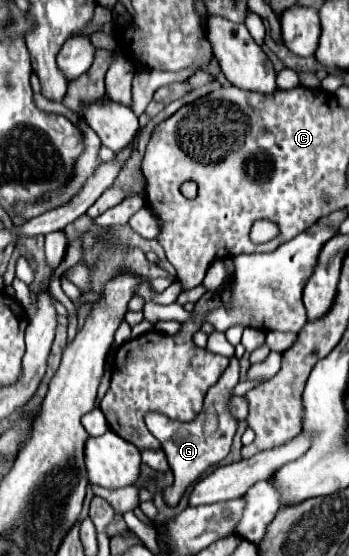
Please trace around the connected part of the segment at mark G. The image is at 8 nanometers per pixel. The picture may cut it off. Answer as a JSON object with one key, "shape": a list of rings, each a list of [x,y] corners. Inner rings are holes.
{"shape":[[[232,356],[230,358],[230,366],[224,370],[220,380],[208,390],[202,412],[188,424],[182,424],[182,422],[176,422],[176,420],[168,420],[166,416],[154,414],[154,412],[146,416],[146,426],[154,434],[154,438],[160,442],[160,446],[162,446],[166,458],[168,458],[168,464],[170,464],[170,468],[174,472],[174,484],[164,490],[166,504],[176,506],[180,496],[184,494],[186,486],[190,486],[206,468],[218,464],[230,452],[232,438],[234,438],[234,432],[236,432],[236,420],[228,414],[226,402],[232,398],[232,388],[238,384],[238,378],[240,378],[238,372],[240,372],[238,360]],[[208,422],[216,422],[216,426],[214,426],[216,430],[212,434],[204,434],[204,426]]]}

